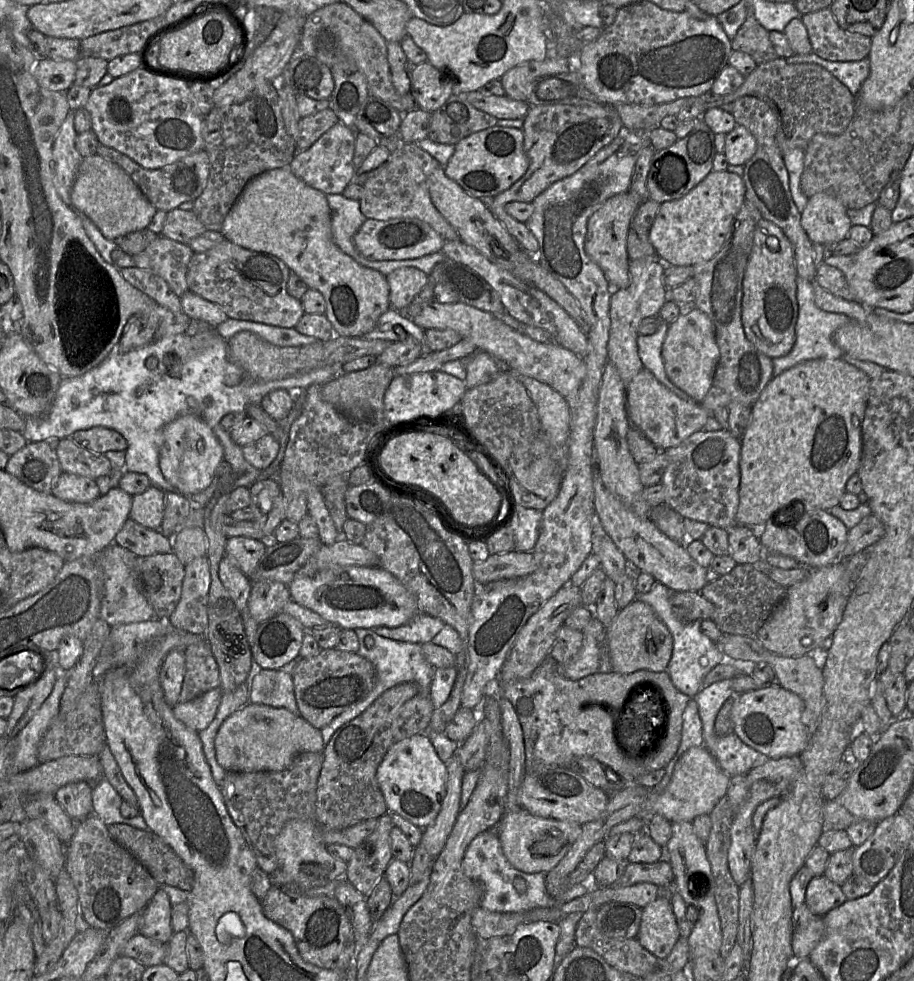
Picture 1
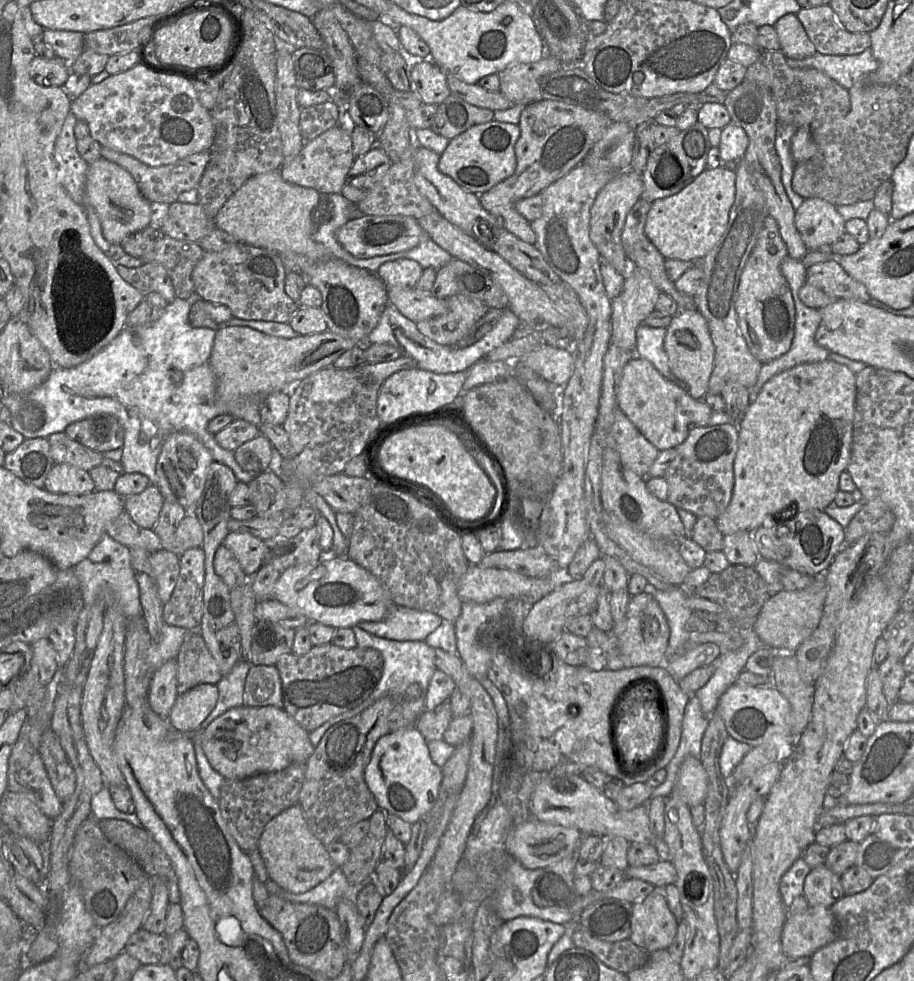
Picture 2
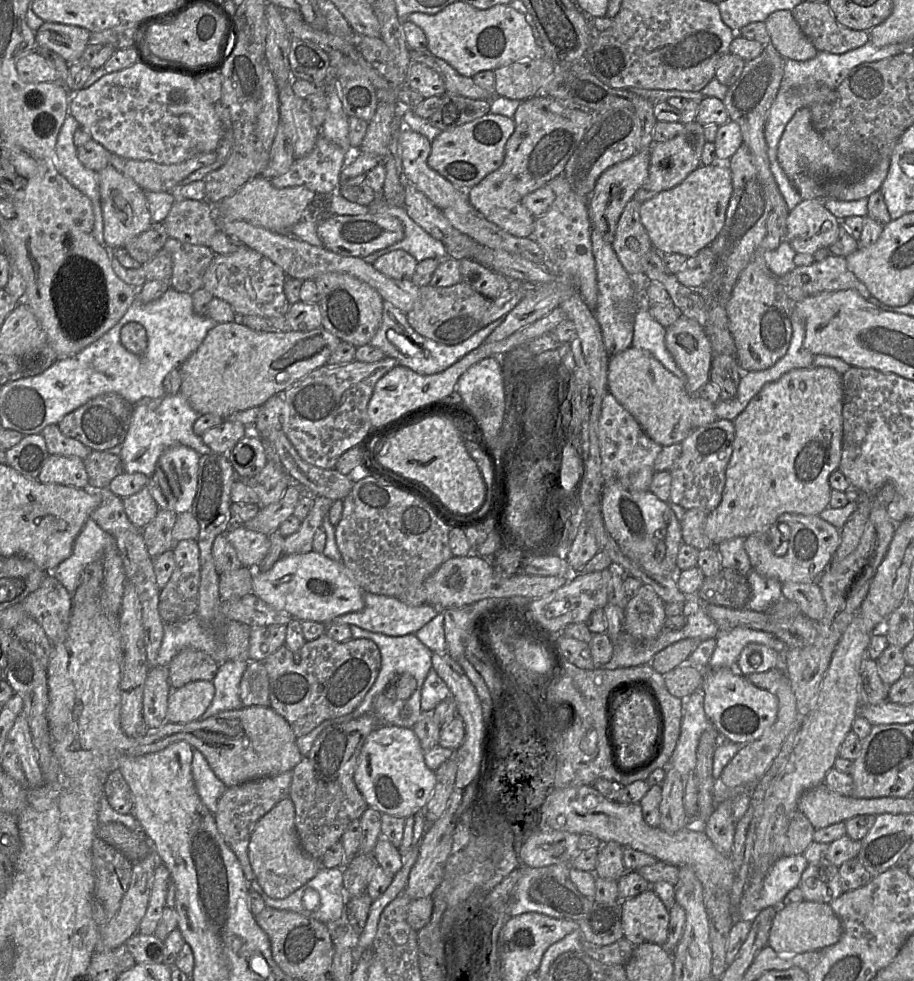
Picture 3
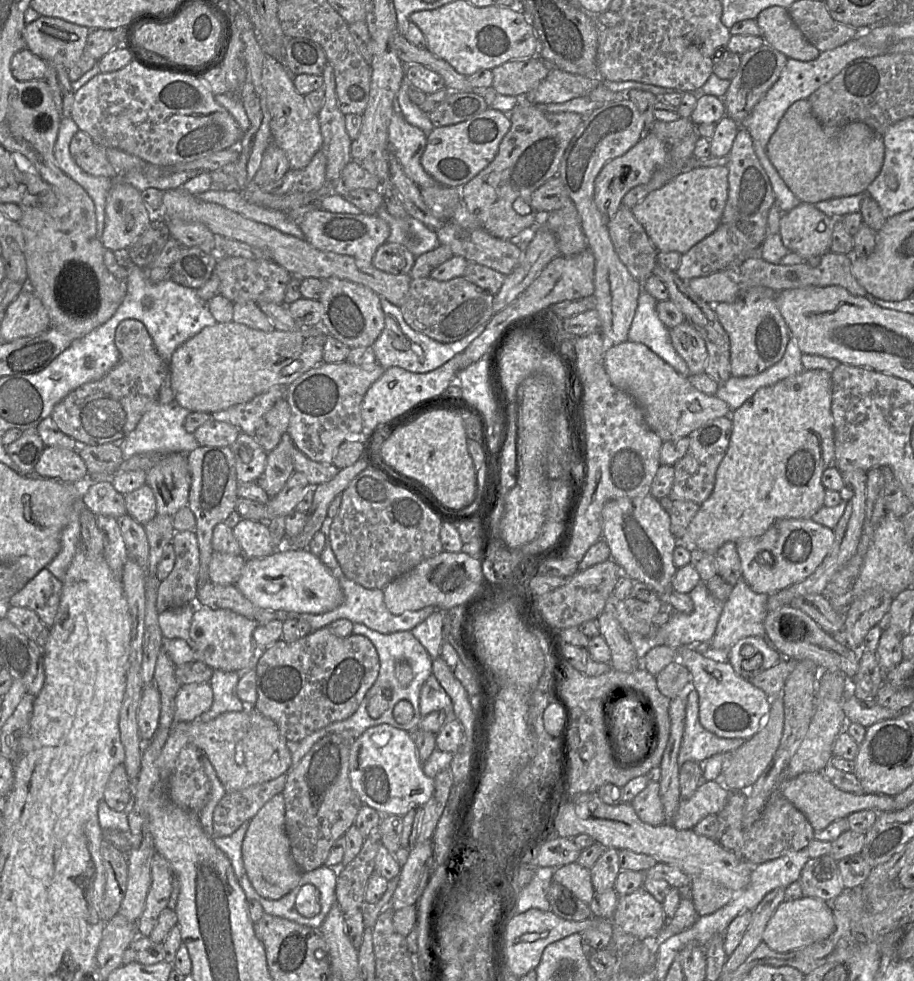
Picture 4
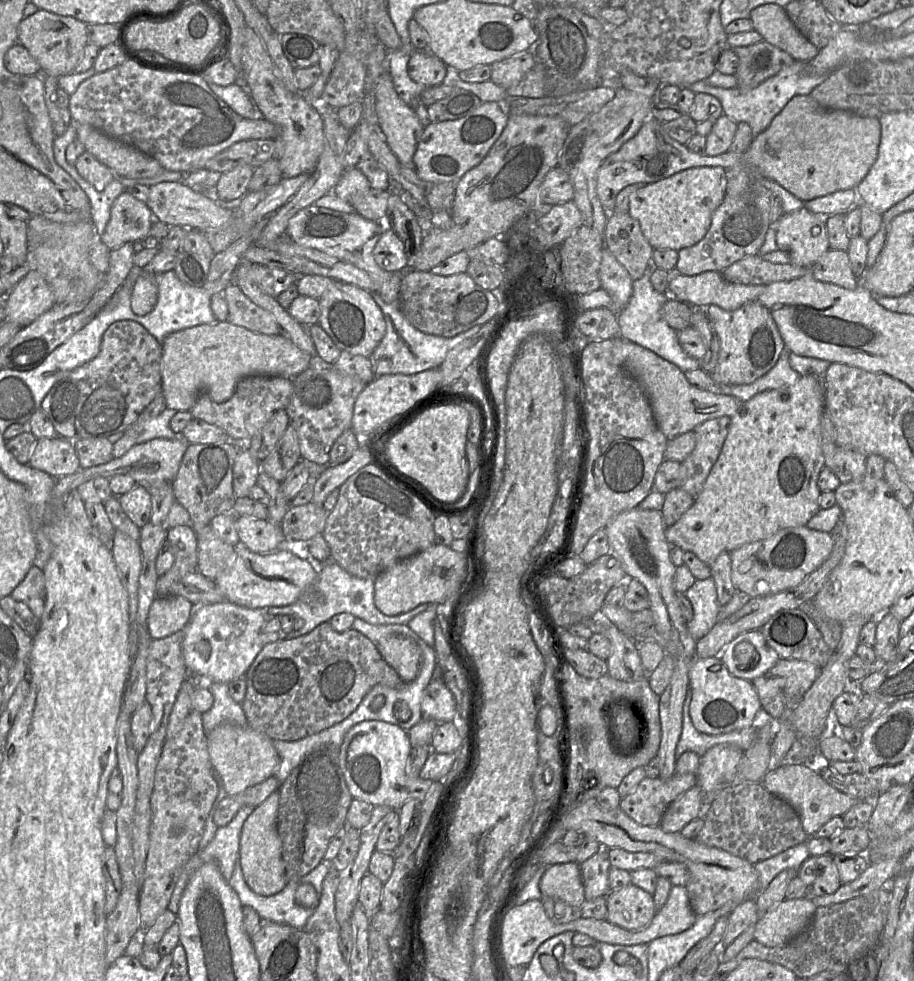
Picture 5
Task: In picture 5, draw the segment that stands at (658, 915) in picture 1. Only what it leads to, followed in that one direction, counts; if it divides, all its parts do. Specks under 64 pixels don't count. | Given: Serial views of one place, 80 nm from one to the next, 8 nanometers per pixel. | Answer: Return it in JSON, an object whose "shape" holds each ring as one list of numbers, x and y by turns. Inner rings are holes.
{"shape":[[630,883,606,896,607,920,627,930,647,927,658,911,652,894]]}

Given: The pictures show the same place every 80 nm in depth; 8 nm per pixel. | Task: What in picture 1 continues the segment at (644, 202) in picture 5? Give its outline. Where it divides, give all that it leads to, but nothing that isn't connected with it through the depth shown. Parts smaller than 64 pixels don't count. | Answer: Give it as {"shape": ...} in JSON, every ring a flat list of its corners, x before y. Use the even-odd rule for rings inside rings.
{"shape":[[712,170,683,197,660,203,653,224,648,230,649,240,657,257,666,265,694,266,712,259,729,237,733,221,745,200,745,183,738,174]]}

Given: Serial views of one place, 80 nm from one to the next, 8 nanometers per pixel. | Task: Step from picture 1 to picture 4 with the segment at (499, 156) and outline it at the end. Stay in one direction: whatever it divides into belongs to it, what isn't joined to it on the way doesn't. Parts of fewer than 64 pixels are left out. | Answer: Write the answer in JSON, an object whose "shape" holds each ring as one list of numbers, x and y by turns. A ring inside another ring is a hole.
{"shape":[[489,106,483,112,463,122,434,127,427,135,421,165,439,184,460,189,492,162,510,126,509,117]]}

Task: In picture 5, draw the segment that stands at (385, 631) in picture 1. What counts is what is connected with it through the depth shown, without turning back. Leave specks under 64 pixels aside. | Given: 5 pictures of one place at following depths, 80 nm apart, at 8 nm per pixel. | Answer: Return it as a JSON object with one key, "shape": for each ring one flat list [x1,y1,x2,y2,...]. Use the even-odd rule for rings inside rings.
{"shape":[[309,557,317,571,317,577,312,585,292,604,280,607,268,607,265,609,266,617,290,615,293,618,299,617,304,620,304,625,299,630,288,634,282,630,278,632,279,639,292,639,311,632,315,627,340,613,351,613,355,618,360,618,373,625,407,624,416,615,426,611,430,604,423,603,416,608,396,616,383,614,374,603,374,579,358,578,345,571,337,562,330,560,329,563,321,566,321,562]]}

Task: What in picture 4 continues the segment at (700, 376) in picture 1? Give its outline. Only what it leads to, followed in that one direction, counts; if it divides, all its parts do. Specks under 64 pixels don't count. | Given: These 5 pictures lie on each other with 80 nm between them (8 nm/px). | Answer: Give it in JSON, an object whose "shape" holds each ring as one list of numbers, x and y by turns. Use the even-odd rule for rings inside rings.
{"shape":[[683,322,669,329,669,334,672,346,687,364,689,373,704,372,708,353,699,332,689,323]]}

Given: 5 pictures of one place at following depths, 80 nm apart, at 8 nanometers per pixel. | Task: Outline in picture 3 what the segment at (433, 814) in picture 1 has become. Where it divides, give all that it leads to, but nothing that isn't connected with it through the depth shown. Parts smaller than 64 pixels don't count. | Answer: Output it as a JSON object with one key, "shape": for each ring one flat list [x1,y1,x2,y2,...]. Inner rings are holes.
{"shape":[[383,725,366,738,354,772,354,782,368,806,381,814,407,818,430,800,436,776,424,761,424,751,412,728]]}

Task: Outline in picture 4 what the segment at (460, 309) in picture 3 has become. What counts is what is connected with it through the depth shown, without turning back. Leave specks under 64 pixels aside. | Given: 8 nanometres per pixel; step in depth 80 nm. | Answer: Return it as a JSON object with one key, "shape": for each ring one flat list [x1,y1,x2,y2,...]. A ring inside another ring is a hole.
{"shape":[[429,276,411,280,406,300,399,308,412,329,438,342,451,343,487,323,494,314,493,300,493,294,469,282,464,276,448,281,438,281]]}

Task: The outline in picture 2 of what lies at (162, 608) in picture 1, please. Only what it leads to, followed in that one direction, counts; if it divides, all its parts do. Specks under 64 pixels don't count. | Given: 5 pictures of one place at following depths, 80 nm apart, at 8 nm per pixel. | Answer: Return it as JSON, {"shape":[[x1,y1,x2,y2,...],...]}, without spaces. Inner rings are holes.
{"shape":[[159,550,149,557,152,577,162,605,171,598,180,571,179,556,174,552]]}

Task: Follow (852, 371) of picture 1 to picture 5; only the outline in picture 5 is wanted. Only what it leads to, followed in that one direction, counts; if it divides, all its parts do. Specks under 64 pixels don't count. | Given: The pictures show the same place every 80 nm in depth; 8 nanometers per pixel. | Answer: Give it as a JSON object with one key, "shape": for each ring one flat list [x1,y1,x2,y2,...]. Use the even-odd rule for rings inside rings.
{"shape":[[802,375,791,385,755,394,741,403,731,416,721,451,692,506,673,525,666,527,669,544,692,551,700,560,712,564,723,551,771,537,777,531,804,526,819,507,821,491,817,477,825,466,820,446,820,416,824,409,823,378]]}

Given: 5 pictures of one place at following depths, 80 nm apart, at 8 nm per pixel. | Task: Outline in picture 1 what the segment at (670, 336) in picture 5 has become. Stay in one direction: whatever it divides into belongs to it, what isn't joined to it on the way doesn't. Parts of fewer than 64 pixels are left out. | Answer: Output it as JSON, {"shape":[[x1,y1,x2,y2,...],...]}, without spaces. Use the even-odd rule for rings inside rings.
{"shape":[[662,320,657,331,651,335,638,335,638,355,643,366,648,369,655,378,675,393,679,398,694,402,683,390,676,387,667,377,662,359,662,345,668,331,669,324]]}

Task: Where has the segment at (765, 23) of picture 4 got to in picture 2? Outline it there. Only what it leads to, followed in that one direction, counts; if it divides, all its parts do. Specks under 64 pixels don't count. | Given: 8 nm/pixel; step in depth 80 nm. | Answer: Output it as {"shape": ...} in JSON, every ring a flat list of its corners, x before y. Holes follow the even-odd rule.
{"shape":[[796,14,780,17,773,26,780,42,780,51,792,59,804,59,817,51]]}

